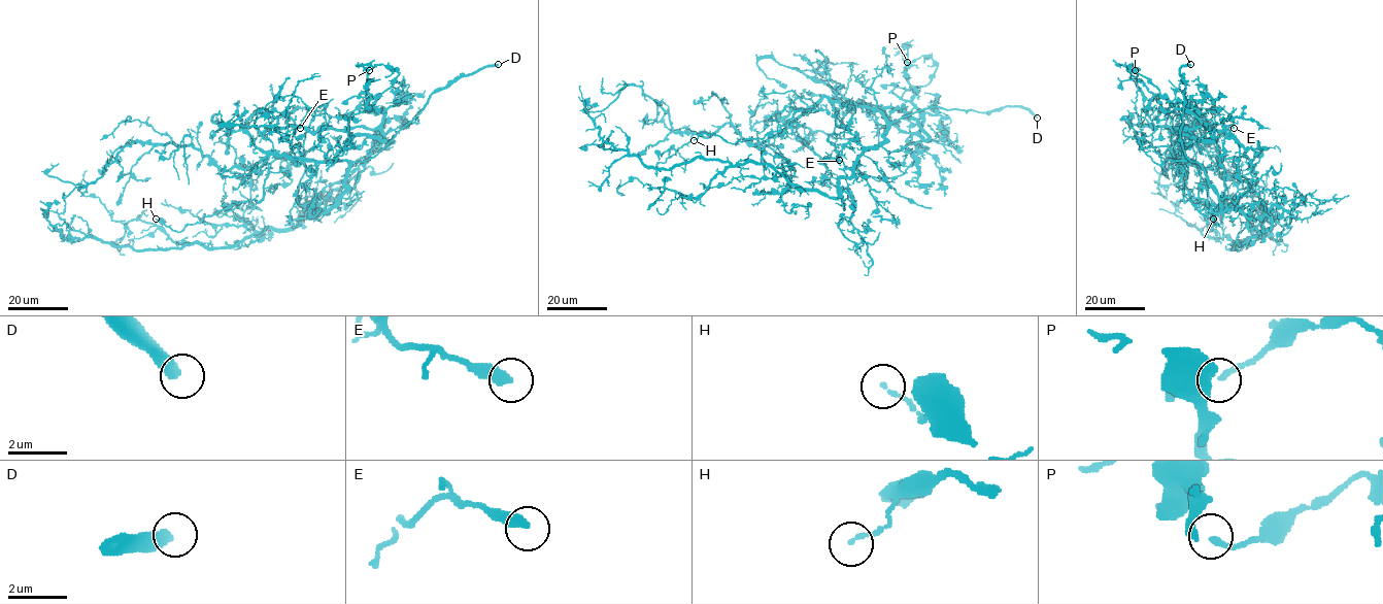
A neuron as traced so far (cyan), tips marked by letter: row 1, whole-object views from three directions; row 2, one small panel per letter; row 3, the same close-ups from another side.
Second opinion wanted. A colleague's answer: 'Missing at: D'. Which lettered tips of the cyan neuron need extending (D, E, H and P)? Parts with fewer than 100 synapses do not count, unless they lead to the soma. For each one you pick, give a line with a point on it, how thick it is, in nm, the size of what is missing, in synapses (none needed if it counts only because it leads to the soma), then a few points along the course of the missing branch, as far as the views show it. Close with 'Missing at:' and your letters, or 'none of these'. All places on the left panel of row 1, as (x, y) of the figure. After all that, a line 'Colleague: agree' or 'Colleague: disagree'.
D: Place: (498, 64). Thickness 420 nm. Course of what is missing: (498, 64), (510, 64), (514, 69), (536, 70)
Missing at: D
Colleague: agree

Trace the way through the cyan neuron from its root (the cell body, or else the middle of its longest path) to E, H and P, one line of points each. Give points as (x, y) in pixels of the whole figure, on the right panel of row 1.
E: (1210, 183), (1198, 163), (1171, 155), (1181, 150), (1199, 109), (1204, 118), (1213, 107), (1222, 108), (1234, 128)
H: (1210, 183), (1198, 163), (1171, 155), (1187, 167), (1184, 201), (1212, 209), (1217, 224), (1209, 232), (1213, 219)
P: (1210, 183), (1220, 198), (1224, 196), (1223, 170), (1211, 131), (1161, 97), (1135, 70)

